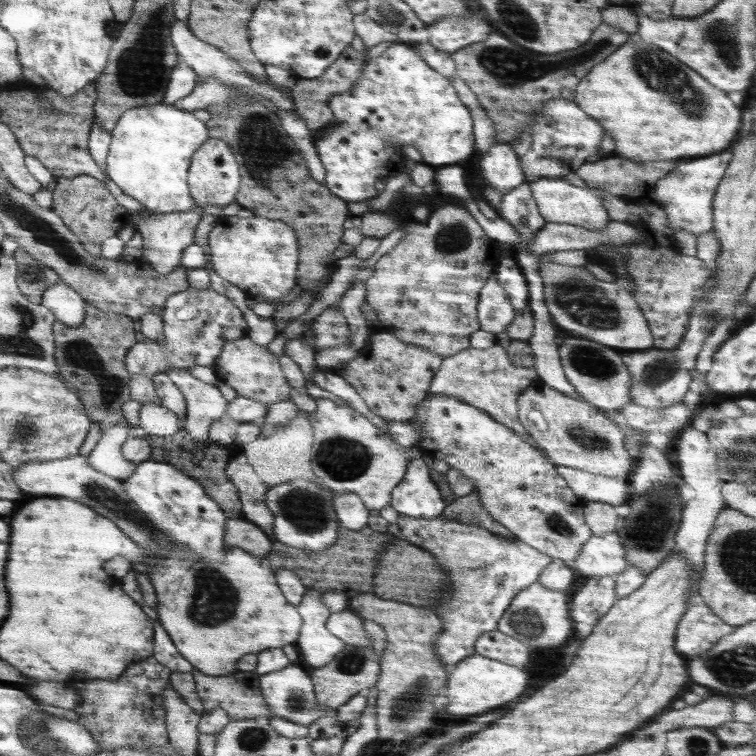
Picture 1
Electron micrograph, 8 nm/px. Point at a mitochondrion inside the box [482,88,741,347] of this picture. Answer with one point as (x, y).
(589, 305)

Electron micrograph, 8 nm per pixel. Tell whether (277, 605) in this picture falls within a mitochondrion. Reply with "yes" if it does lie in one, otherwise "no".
no

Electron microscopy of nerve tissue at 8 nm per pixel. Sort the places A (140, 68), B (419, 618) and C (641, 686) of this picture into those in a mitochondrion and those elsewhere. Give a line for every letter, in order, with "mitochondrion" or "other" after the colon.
A: mitochondrion
B: other
C: mitochondrion

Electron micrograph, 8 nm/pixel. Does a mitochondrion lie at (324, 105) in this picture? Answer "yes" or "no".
no

